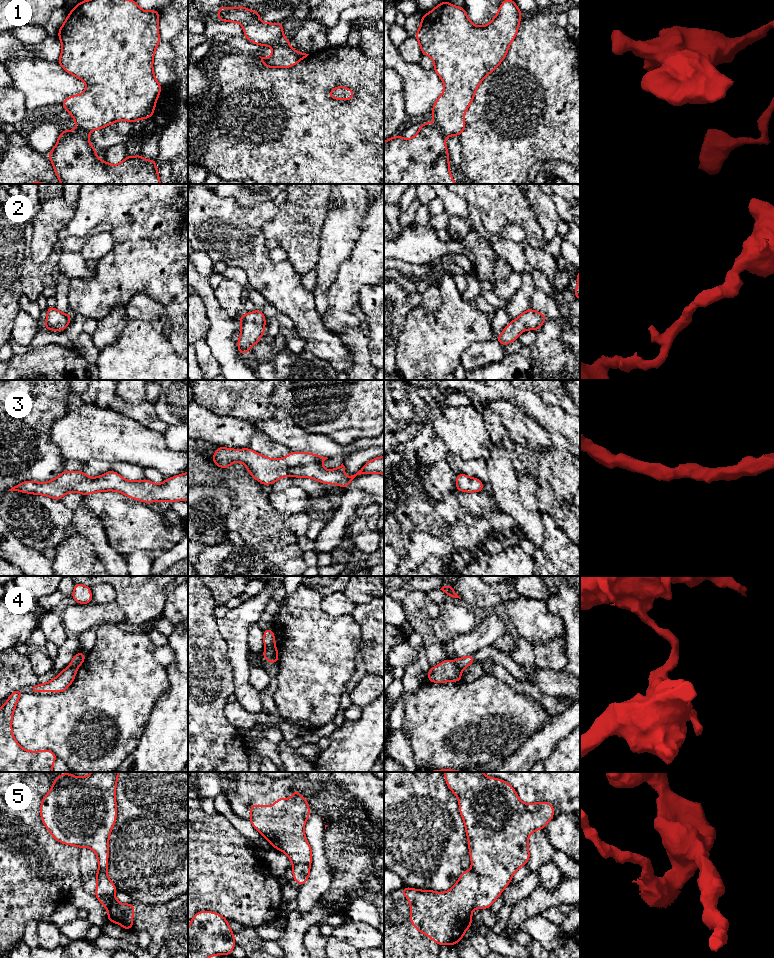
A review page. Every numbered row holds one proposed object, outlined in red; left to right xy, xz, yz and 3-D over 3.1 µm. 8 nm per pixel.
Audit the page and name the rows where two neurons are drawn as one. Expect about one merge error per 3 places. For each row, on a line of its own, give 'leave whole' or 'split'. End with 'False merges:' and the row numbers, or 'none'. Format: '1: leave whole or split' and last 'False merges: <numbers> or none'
1: split
2: leave whole
3: leave whole
4: split
5: split
False merges: 1, 4, 5

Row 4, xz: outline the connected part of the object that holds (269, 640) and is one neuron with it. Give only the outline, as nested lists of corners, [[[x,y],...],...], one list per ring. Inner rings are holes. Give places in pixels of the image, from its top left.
[[[265,629],[263,630],[263,635],[264,635],[263,642],[264,642],[265,650],[269,648],[273,648],[275,646],[275,637],[273,630]]]

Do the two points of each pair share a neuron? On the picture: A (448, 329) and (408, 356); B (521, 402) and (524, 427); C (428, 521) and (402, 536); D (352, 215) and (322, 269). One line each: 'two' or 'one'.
A: one
B: two
C: one
D: one

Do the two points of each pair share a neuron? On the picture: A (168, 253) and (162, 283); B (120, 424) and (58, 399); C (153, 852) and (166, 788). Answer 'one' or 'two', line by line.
A: one
B: two
C: one

